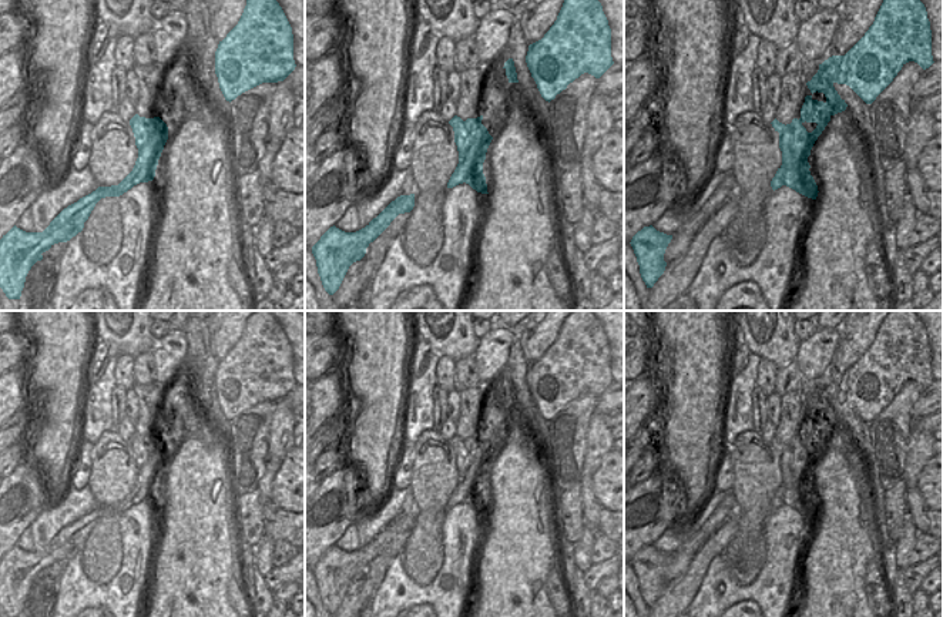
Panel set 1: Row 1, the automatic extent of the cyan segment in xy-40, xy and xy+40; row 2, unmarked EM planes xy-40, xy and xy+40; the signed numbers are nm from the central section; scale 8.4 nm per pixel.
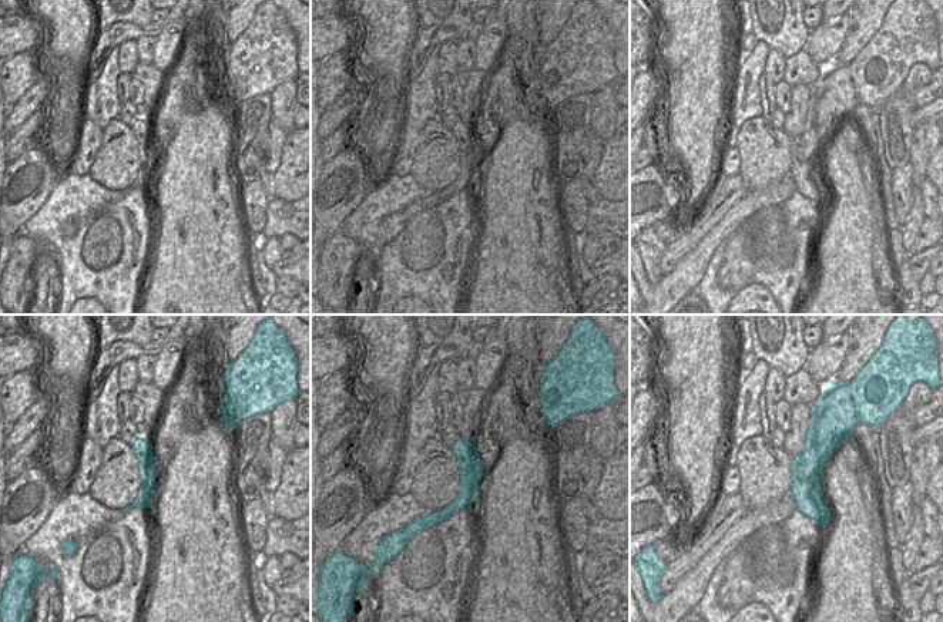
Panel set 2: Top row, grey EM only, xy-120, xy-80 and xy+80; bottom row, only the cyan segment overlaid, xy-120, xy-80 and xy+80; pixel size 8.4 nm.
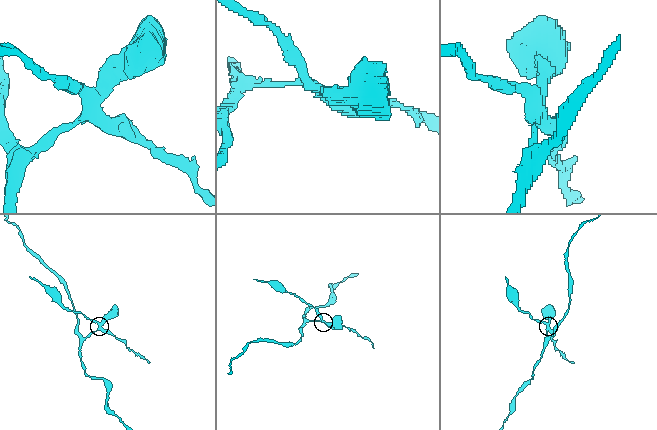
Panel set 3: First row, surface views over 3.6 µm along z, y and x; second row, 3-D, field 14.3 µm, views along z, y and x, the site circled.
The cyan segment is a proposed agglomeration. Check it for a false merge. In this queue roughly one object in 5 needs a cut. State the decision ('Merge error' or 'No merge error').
Merge error

